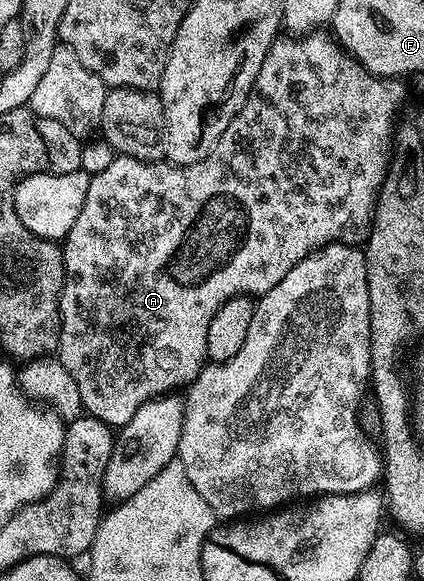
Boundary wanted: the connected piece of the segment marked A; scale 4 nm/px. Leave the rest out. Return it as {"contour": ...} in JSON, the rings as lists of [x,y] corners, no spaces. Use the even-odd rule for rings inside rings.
{"contour":[[[313,33],[302,38],[277,38],[266,53],[266,61],[262,61],[262,69],[258,69],[258,77],[242,109],[220,131],[214,149],[210,149],[210,153],[202,157],[202,161],[178,167],[167,161],[149,161],[117,154],[112,157],[116,159],[110,160],[100,172],[92,175],[90,189],[86,192],[86,205],[82,205],[78,221],[74,221],[70,233],[62,240],[64,284],[60,294],[58,357],[78,385],[84,411],[107,427],[124,427],[126,421],[130,421],[130,417],[134,417],[134,413],[138,413],[138,409],[146,401],[169,394],[180,389],[176,387],[183,388],[196,380],[208,359],[206,329],[210,329],[214,313],[218,313],[220,306],[230,301],[230,297],[265,295],[270,289],[274,289],[274,285],[278,285],[278,281],[282,281],[282,277],[286,277],[286,273],[290,273],[290,269],[294,269],[294,265],[298,265],[298,261],[302,261],[319,247],[325,247],[327,243],[360,245],[367,240],[372,228],[376,198],[388,172],[392,128],[397,118],[396,109],[400,105],[401,80],[382,79],[379,75],[369,74],[344,51],[335,38],[325,35]]]}

